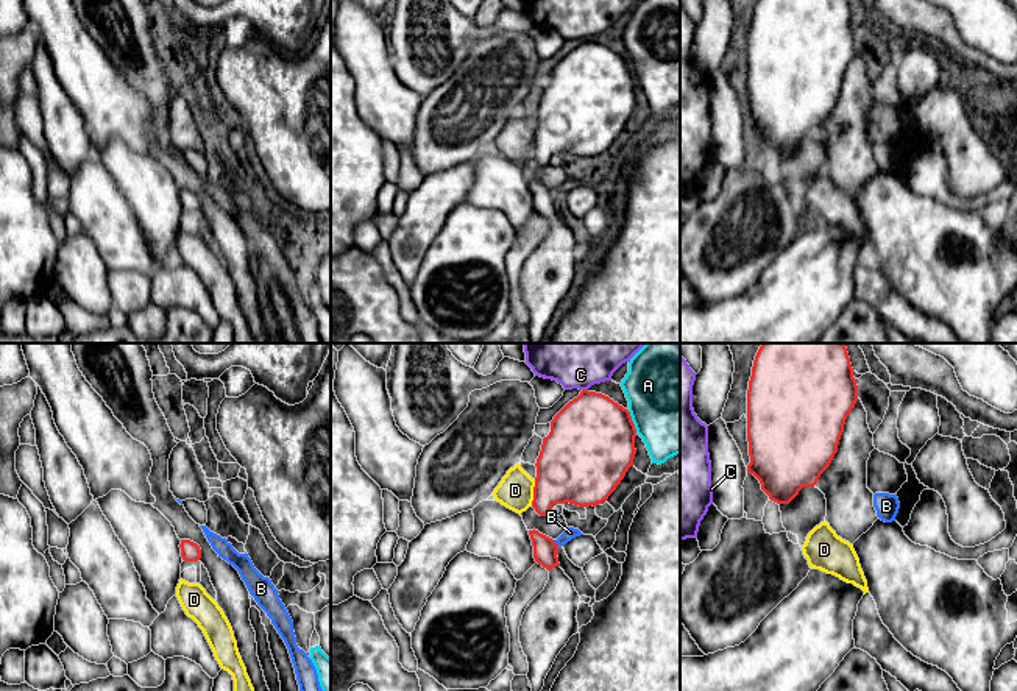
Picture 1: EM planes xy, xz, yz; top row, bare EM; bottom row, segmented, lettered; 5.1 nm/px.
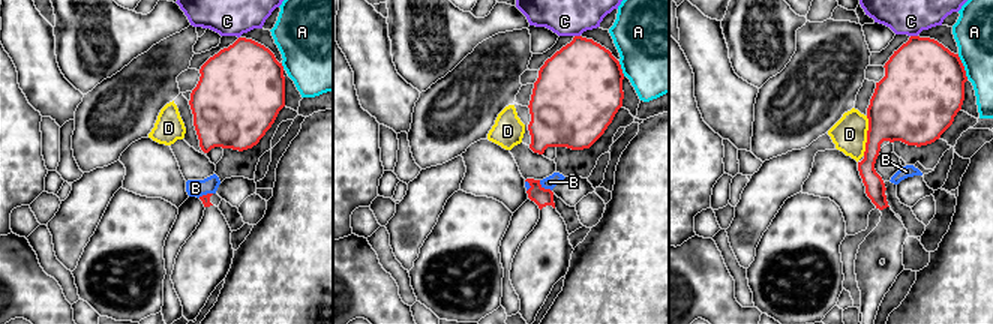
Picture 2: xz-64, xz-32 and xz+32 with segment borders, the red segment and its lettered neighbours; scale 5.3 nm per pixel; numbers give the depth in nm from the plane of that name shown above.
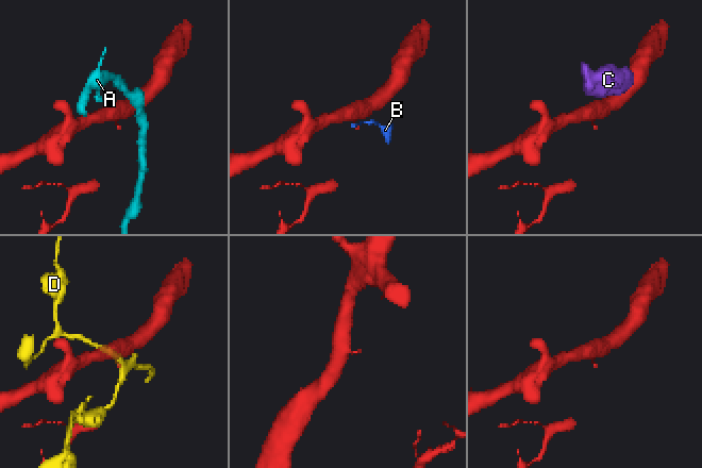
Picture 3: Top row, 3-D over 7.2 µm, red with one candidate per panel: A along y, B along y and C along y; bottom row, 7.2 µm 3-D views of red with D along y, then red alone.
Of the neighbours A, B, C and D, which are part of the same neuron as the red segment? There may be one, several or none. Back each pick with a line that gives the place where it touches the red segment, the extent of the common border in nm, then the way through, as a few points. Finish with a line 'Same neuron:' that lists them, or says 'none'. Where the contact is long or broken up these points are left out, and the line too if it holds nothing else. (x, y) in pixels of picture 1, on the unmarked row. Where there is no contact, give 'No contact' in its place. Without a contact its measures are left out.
Same neuron: none

